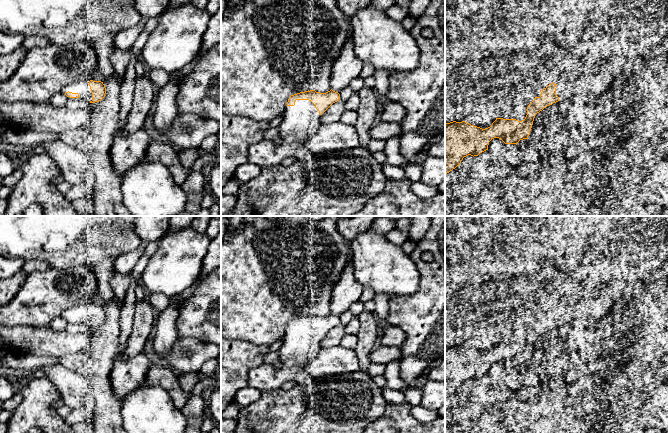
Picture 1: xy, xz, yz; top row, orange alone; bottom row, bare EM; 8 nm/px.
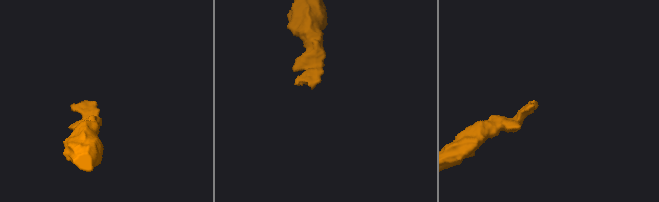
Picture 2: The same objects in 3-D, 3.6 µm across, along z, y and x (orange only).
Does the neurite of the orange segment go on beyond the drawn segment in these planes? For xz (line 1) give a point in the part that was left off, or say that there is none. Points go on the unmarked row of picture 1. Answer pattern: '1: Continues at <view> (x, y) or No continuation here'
1: Continues at xz (297, 346)

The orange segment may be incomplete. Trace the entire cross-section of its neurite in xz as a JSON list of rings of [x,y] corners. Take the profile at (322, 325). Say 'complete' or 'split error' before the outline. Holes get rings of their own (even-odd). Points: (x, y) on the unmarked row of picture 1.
split error | [[[332,313],[326,317],[315,314],[300,316],[291,319],[285,332],[285,339],[279,349],[278,361],[287,362],[289,360],[302,361],[309,354],[314,354],[320,349],[320,340],[335,326],[340,324],[340,318]]]

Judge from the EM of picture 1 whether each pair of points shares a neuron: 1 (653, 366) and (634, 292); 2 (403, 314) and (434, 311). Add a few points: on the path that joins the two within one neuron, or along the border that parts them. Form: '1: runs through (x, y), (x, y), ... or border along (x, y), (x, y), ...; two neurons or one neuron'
1: runs through (641, 348), (640, 310); one neuron
2: runs through (411, 314), (426, 314); one neuron

